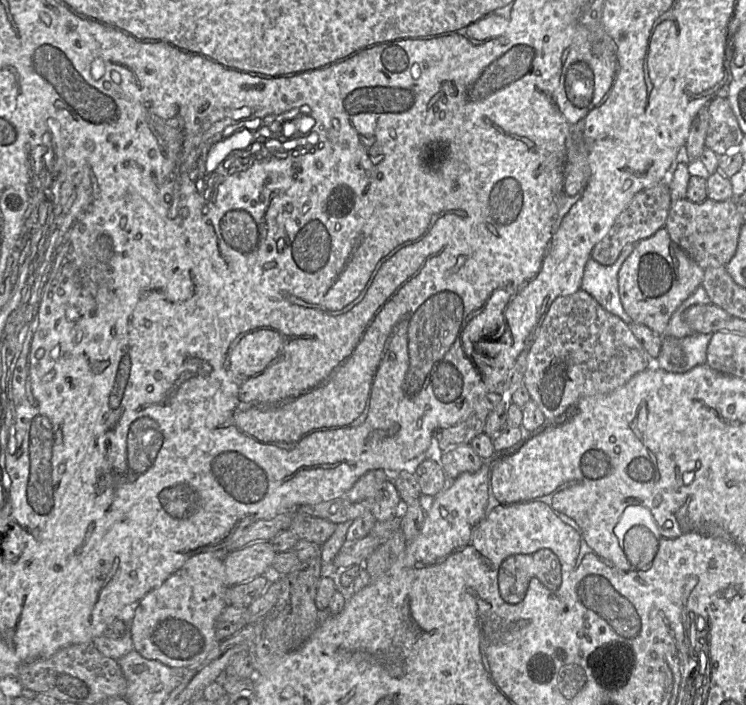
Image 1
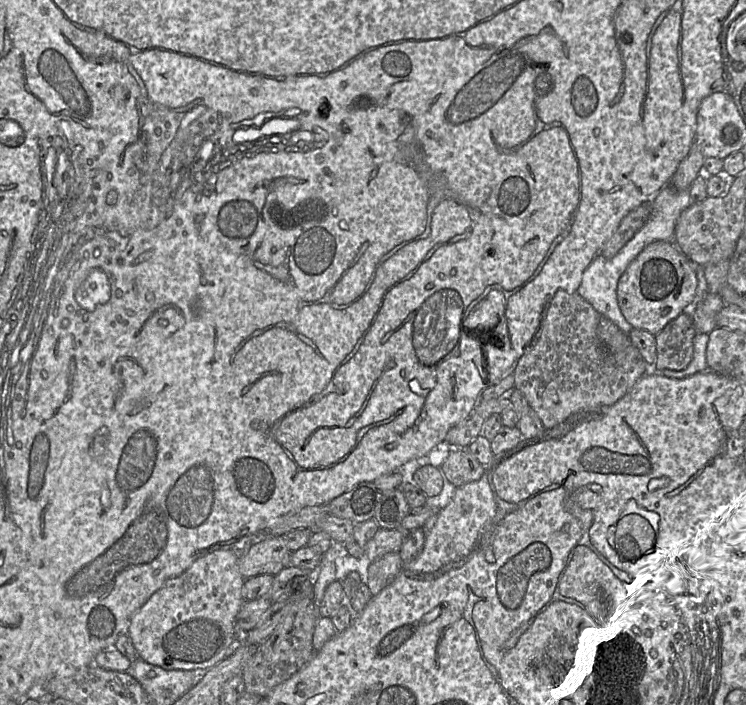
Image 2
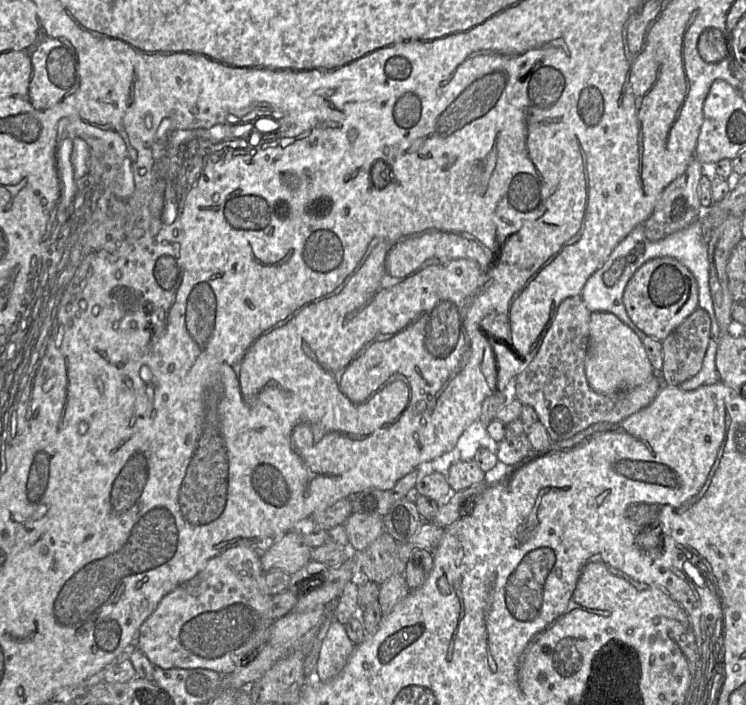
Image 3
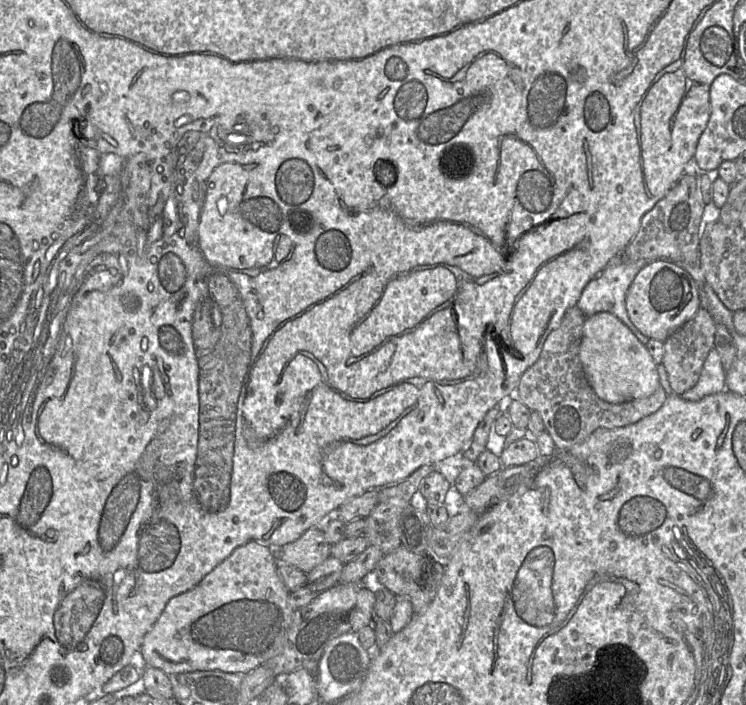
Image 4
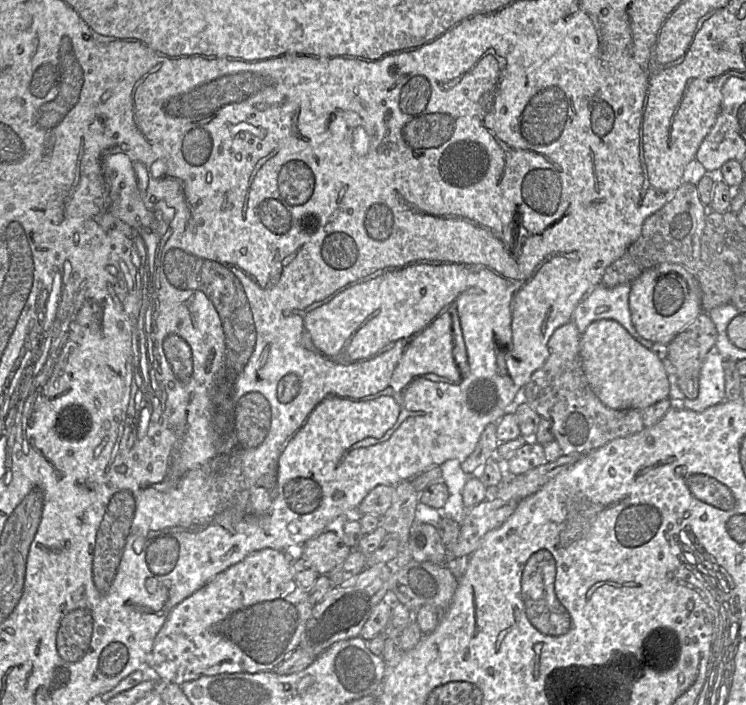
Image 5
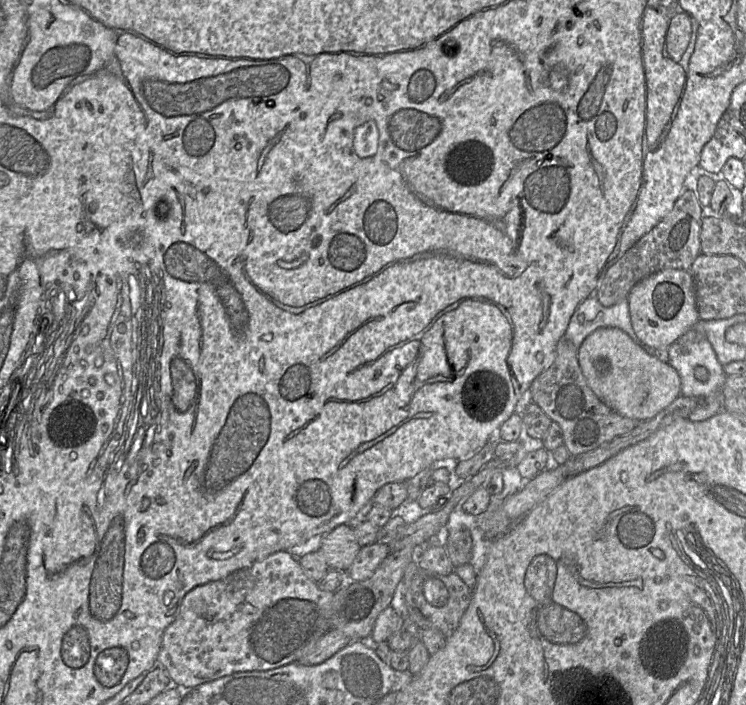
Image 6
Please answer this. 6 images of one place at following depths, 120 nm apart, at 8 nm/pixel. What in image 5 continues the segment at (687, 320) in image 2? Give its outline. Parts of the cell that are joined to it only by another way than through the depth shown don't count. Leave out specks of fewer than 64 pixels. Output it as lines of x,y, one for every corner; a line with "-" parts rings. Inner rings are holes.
702,311
667,346
667,357
676,369
678,386
687,399
695,399
699,394
701,367
716,339
716,327
709,314

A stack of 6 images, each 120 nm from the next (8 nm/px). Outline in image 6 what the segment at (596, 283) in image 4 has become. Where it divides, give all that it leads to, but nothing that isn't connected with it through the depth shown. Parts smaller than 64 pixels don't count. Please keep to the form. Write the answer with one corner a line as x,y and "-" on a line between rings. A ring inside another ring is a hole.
596,296
584,300
572,315
564,337
576,349
595,330
613,327
624,331
646,353
655,356
654,348
643,343
635,334
630,320
628,299
624,298
613,306
601,305

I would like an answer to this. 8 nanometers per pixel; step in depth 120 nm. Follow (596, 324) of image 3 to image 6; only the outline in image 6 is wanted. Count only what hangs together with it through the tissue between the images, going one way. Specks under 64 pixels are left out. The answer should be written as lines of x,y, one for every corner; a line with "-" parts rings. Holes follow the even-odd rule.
603,327
592,332
578,349
578,361
595,395
615,412
634,420
654,418
681,395
678,372
646,353
618,328

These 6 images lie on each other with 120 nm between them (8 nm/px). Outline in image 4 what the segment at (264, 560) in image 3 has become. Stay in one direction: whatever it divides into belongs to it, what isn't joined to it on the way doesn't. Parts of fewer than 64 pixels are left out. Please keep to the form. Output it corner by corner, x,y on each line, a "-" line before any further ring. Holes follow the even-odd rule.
312,527
297,540
282,546
276,552
278,563
286,563
307,573
331,556
331,544
326,540
321,527

